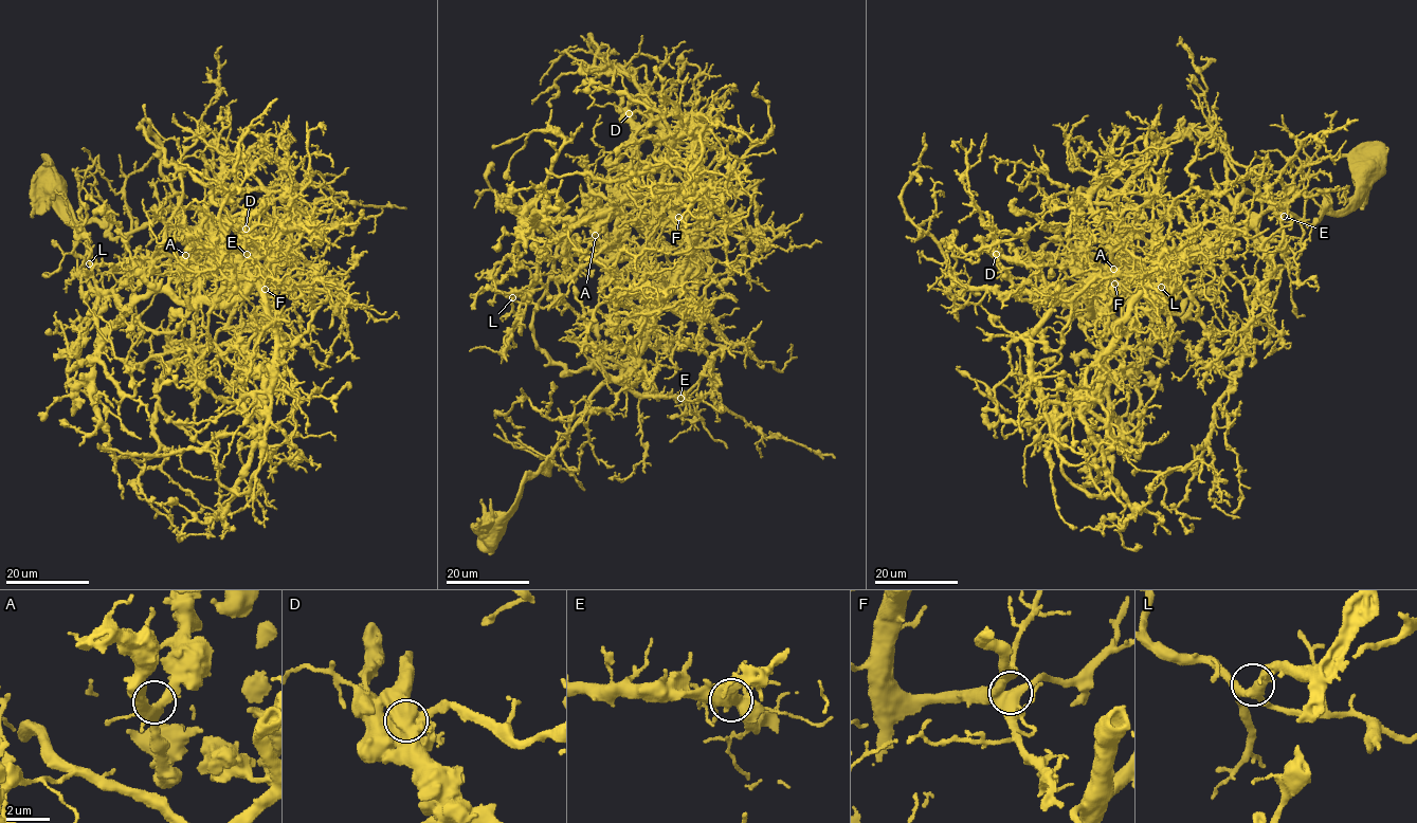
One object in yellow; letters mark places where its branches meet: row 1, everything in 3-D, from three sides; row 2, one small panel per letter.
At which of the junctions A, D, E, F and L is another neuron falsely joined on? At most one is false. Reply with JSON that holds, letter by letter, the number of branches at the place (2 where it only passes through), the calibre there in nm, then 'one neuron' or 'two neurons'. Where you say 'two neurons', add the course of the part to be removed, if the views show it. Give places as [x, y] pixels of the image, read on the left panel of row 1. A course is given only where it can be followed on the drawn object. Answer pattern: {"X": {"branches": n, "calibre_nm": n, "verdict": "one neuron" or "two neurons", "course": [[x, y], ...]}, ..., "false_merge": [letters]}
{"A": {"branches": 5, "calibre_nm": 460, "verdict": "one neuron"}, "D": {"branches": 4, "calibre_nm": 800, "verdict": "two neurons", "course": [[246, 229], [214, 254], [226, 298], [243, 280], [195, 257], [139, 478], [211, 534]]}, "E": {"branches": 5, "calibre_nm": 500, "verdict": "one neuron"}, "F": {"branches": 5, "calibre_nm": 440, "verdict": "one neuron"}, "L": {"branches": 4, "calibre_nm": 400, "verdict": "one neuron"}, "false_merge": ["D"]}

